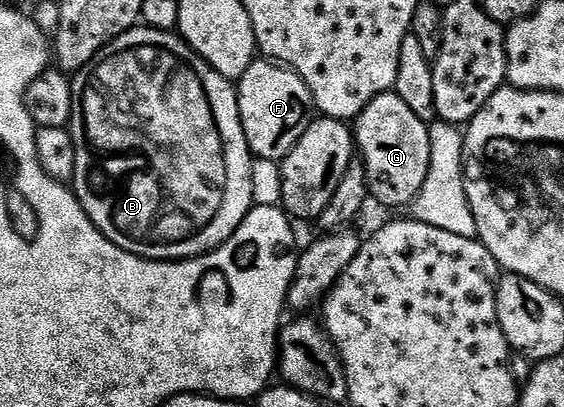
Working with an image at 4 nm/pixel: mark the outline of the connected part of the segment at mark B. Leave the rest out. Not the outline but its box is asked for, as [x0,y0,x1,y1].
[74,28,254,262]

